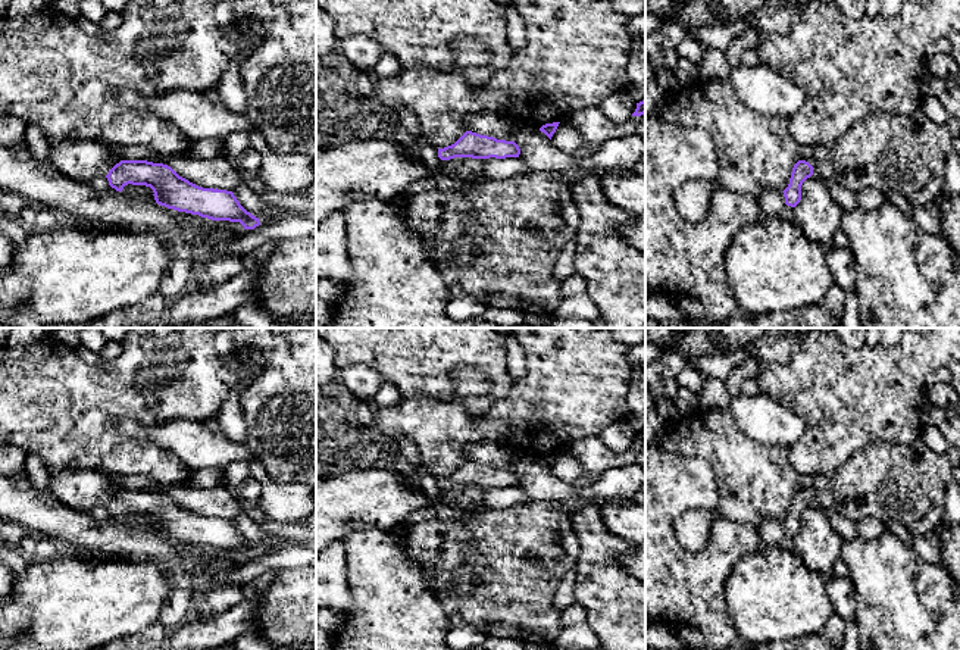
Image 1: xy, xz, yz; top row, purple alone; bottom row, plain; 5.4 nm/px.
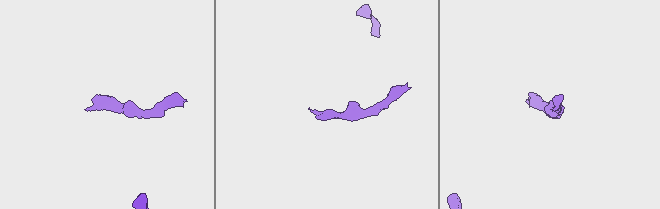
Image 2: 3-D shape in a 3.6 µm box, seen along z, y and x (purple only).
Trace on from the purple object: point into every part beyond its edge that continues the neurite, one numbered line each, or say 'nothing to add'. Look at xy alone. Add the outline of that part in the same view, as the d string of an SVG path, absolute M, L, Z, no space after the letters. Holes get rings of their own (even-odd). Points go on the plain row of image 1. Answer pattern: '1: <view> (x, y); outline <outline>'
1: xy (84, 490); outline M62 471L50 476L49 490L72 509L90 512L115 496L110 478L98 471Z

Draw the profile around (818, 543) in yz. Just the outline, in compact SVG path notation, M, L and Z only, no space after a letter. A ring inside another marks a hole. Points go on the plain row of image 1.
M812 504L801 515L801 529L794 537L795 553L825 579L834 575L844 540L832 528L826 510Z

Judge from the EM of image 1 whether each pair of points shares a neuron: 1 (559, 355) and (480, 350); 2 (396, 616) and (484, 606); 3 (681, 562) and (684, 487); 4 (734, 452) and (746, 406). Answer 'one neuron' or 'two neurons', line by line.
1: two neurons
2: two neurons
3: one neuron
4: two neurons

